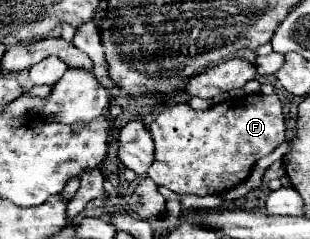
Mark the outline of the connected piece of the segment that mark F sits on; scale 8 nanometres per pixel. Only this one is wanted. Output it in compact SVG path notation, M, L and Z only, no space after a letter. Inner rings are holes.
M243 95L217 103L205 111L195 111L189 103L165 107L149 125L155 141L155 161L147 175L175 193L221 195L235 185L241 185L253 165L273 153L287 135L287 117L279 97L273 95Z

